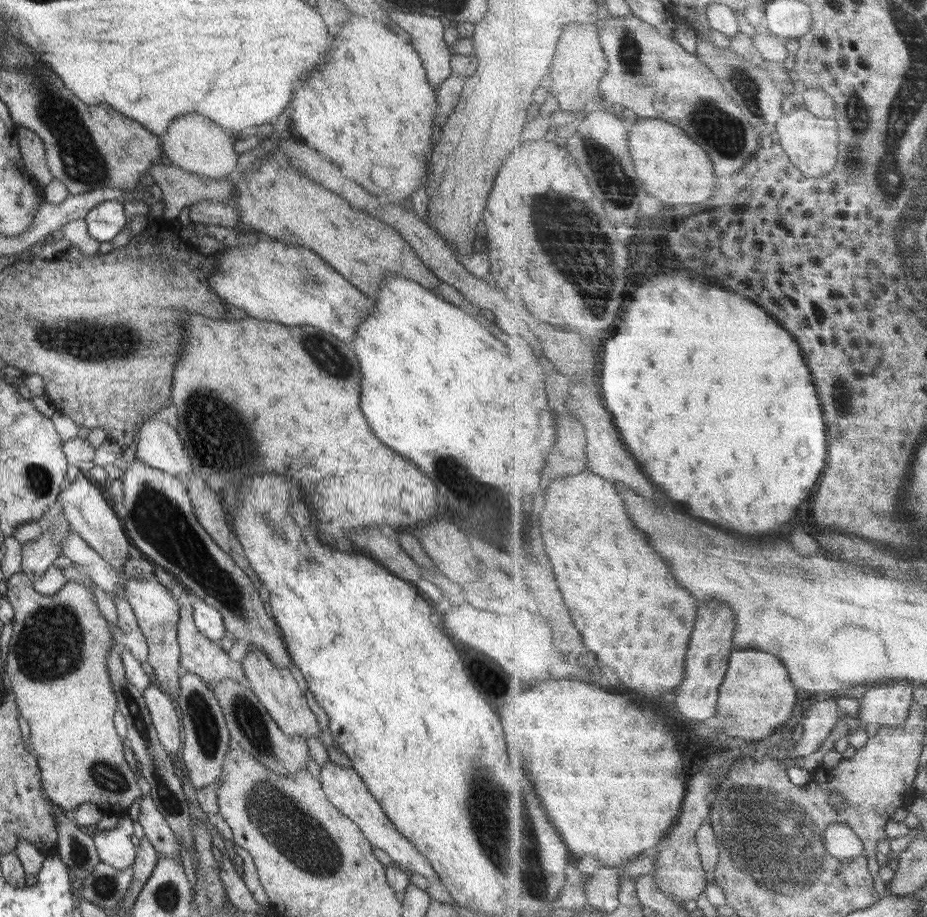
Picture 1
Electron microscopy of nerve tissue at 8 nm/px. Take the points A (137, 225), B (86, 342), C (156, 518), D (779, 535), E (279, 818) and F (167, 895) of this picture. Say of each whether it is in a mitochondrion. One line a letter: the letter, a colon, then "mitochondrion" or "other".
A: other
B: mitochondrion
C: mitochondrion
D: other
E: mitochondrion
F: mitochondrion

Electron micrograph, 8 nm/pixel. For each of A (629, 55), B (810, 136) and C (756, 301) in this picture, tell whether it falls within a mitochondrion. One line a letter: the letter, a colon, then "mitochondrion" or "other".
A: mitochondrion
B: other
C: other

